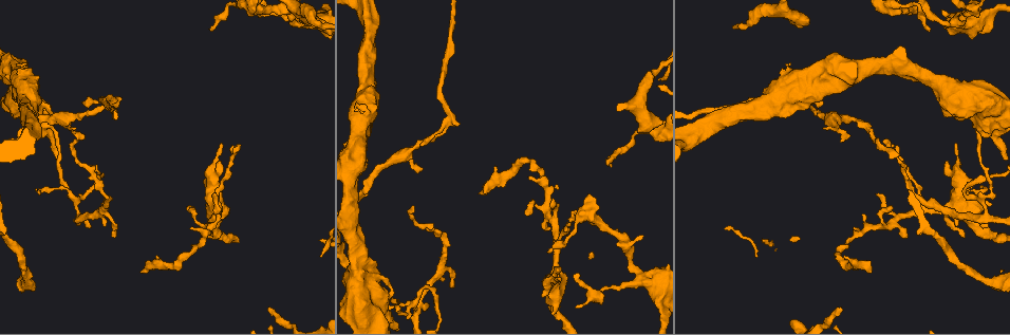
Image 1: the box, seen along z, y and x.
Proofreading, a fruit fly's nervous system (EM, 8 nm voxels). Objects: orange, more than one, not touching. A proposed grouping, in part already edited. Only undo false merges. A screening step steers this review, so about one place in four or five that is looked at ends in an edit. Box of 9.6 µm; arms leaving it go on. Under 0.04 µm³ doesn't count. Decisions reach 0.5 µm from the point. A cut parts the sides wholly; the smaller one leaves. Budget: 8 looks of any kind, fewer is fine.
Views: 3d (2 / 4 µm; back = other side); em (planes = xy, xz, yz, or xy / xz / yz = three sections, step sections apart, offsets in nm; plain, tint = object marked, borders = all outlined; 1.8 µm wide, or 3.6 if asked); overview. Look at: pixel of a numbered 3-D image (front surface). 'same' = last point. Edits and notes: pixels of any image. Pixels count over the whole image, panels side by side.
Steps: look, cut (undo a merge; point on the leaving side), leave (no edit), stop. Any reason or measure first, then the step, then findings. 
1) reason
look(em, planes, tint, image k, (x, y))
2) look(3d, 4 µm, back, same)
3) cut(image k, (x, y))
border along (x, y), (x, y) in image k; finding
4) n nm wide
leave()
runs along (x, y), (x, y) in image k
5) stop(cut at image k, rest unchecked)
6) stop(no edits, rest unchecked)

look(3d, 2 µm, image 1, (445, 129))

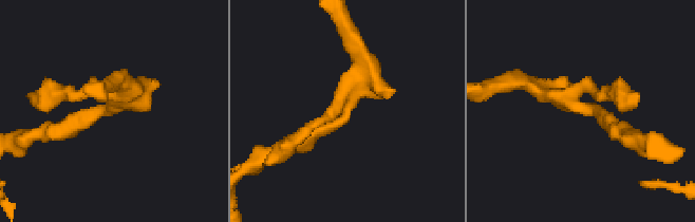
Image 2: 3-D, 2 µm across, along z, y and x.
shape alone is not enough
look(em, 3.6 µm, planes, plain, image 2, (576, 112))

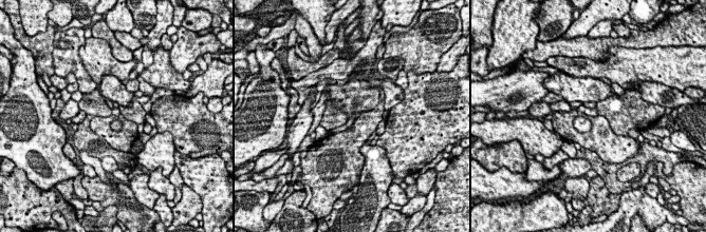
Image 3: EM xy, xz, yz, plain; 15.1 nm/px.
look(em, 3.6 µm, planes, tint, same)

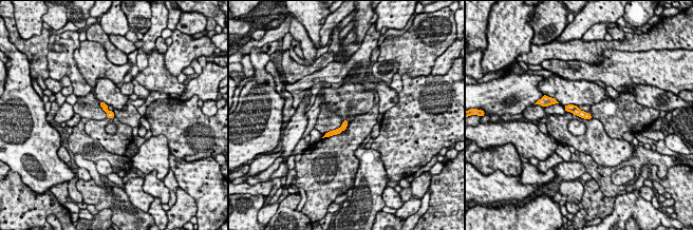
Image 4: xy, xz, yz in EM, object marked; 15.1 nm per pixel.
90 nm wide
cut(image 4, (569, 108))
border along (577, 108), (572, 112) in image 4; a second cell is stuck on

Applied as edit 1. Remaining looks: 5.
thick turns thin
look(3d, 4 µm, image 1, (392, 301))

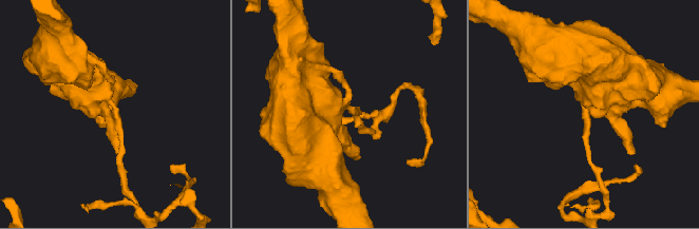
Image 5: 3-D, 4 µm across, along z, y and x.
shape alone is not enough
look(em, planes, tint, image 5, (349, 108))

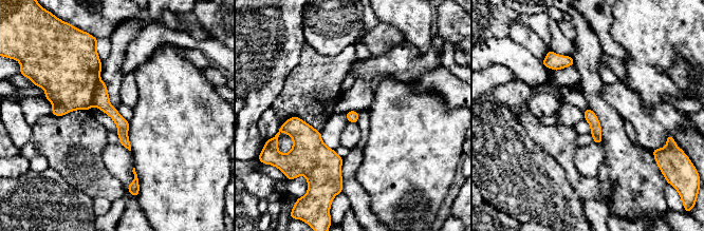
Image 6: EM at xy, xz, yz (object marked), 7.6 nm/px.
90 nm wide
cut(image 6, (102, 100))
border along (100, 80), (95, 88), (92, 103) in image 6; two cells meet here

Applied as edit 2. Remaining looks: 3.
stop(cut at image 4, cut at image 6, rest unchecked)

